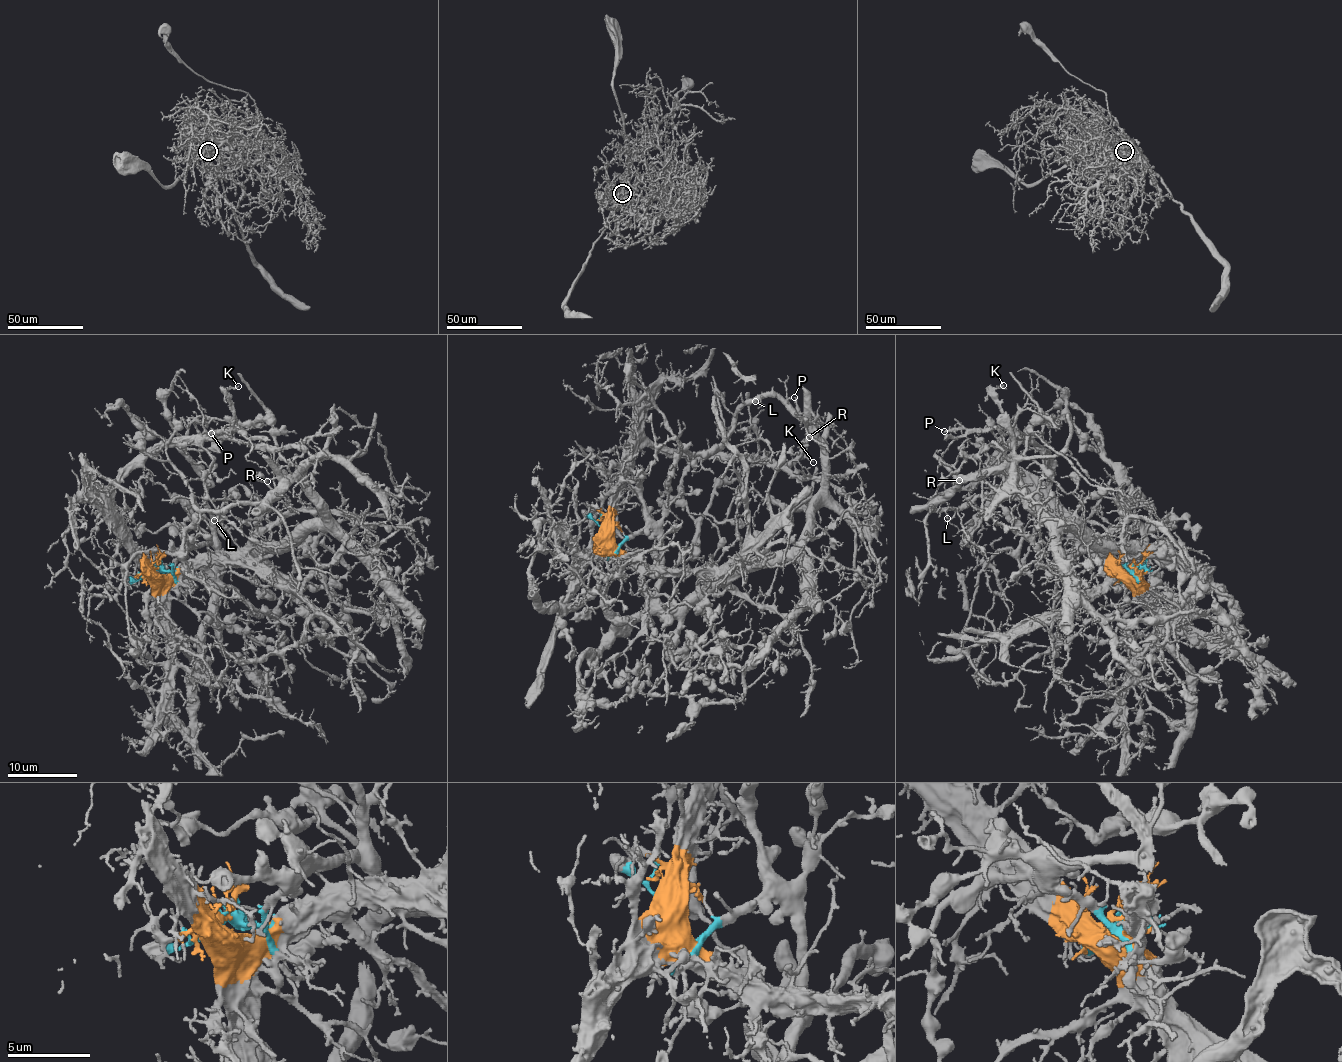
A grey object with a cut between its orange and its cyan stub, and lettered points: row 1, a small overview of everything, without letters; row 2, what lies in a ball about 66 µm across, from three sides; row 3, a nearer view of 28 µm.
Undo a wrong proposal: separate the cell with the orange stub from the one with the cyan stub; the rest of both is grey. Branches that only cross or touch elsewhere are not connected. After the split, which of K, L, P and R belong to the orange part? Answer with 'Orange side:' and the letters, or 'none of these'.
Orange side: K, P

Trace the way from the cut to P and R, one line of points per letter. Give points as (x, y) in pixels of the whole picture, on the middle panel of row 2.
P: (608, 538), (607, 519), (642, 449), (651, 445), (791, 463), (806, 440), (806, 424), (794, 397)
R: (607, 538), (620, 546), (662, 517), (681, 450), (717, 446), (745, 404), (776, 396), (820, 439), (809, 437)

